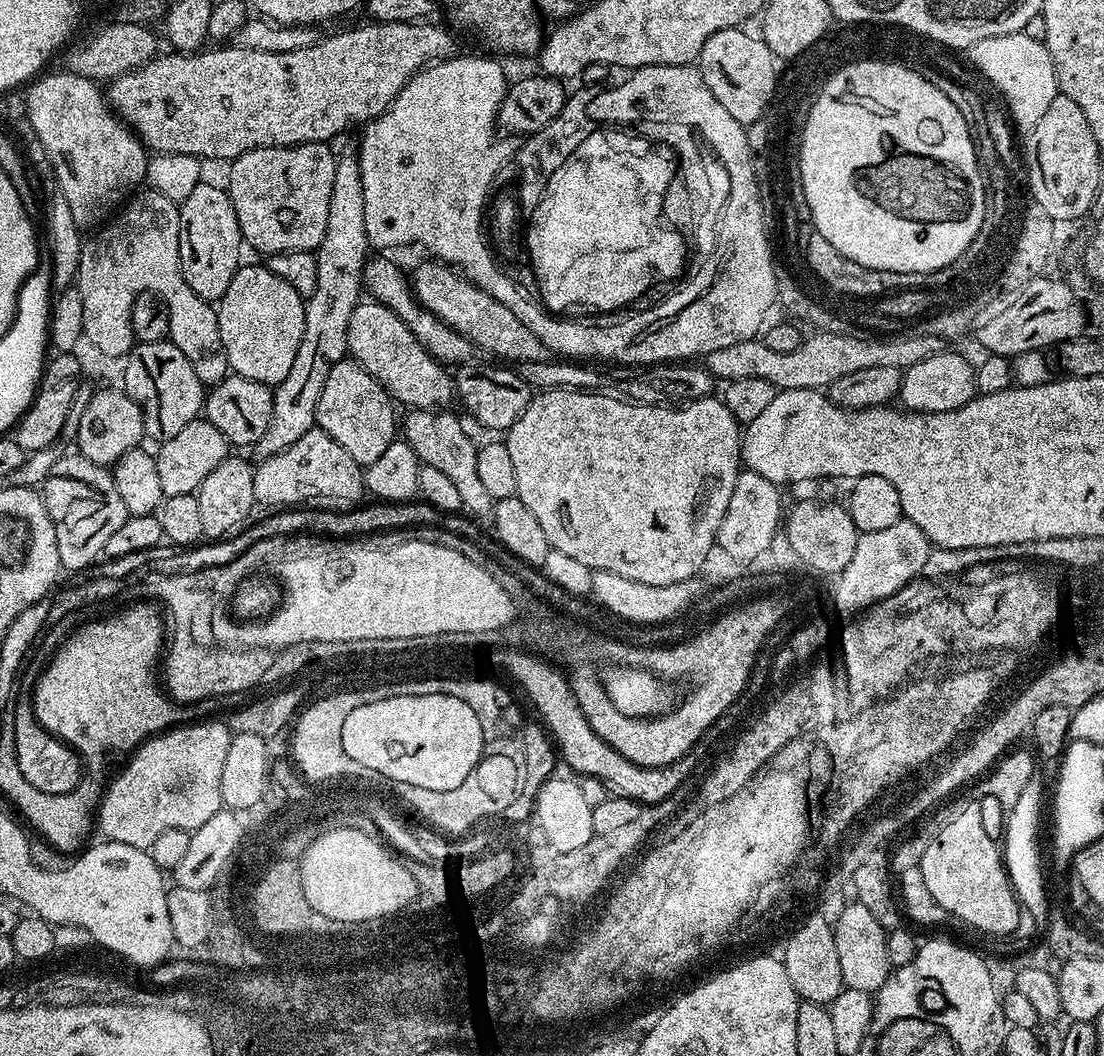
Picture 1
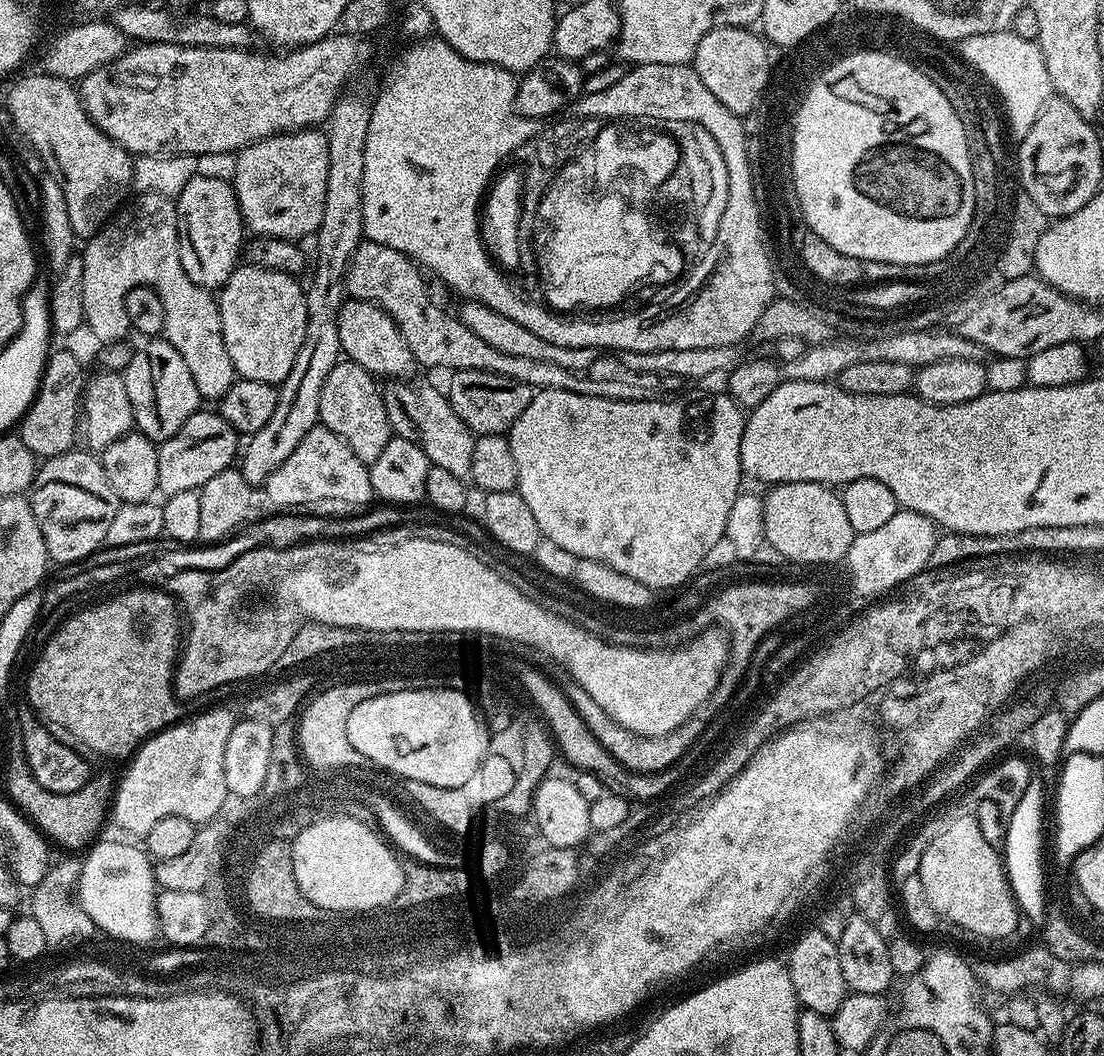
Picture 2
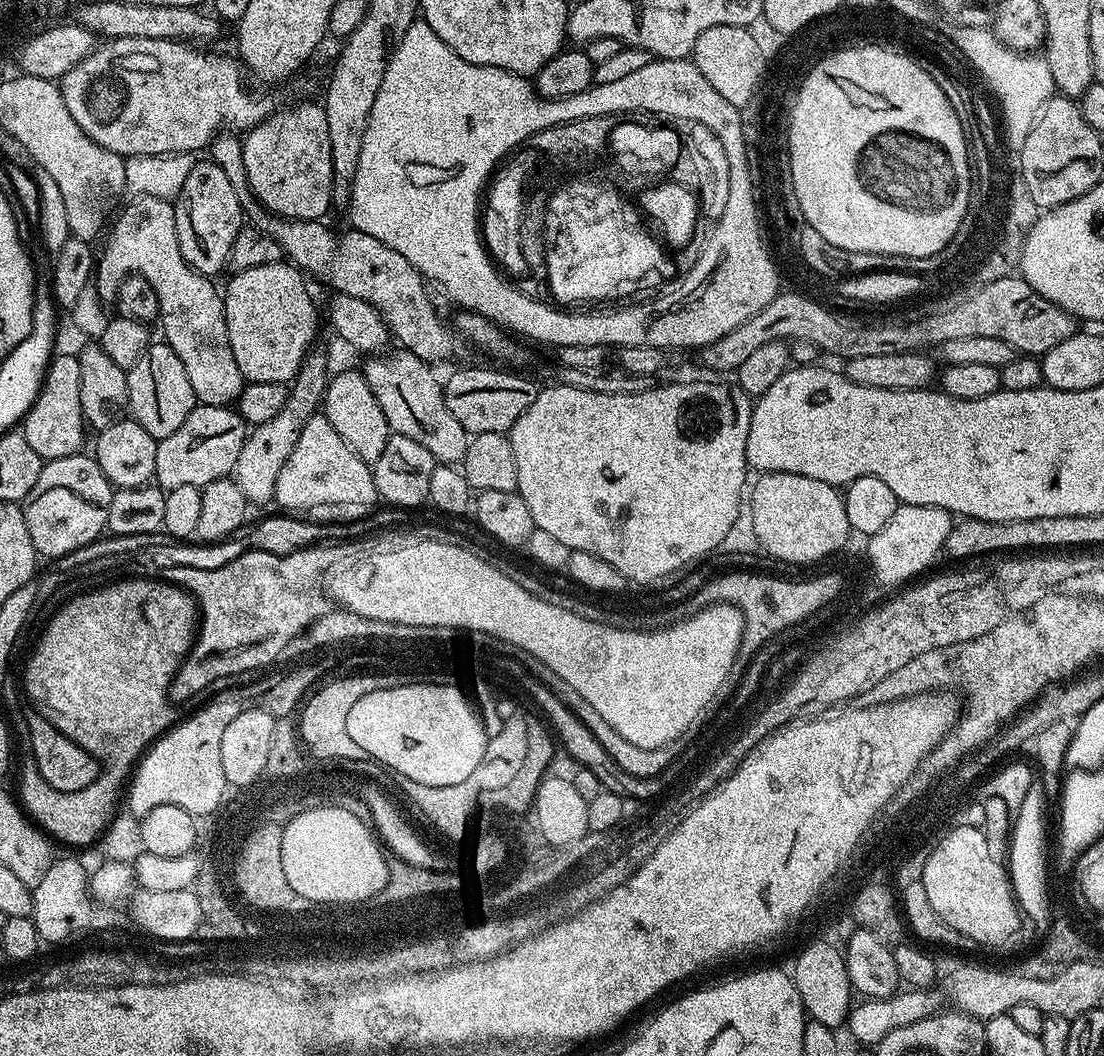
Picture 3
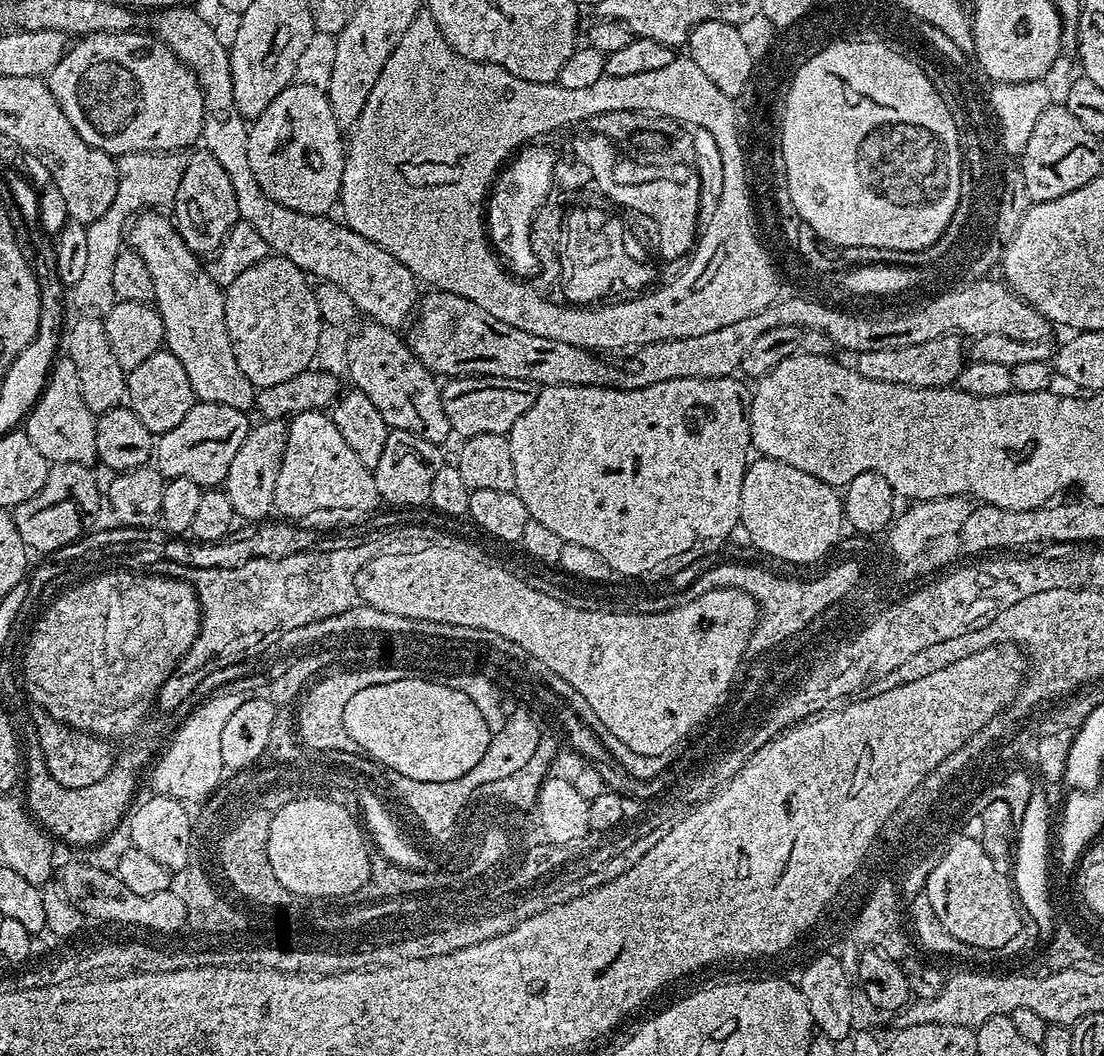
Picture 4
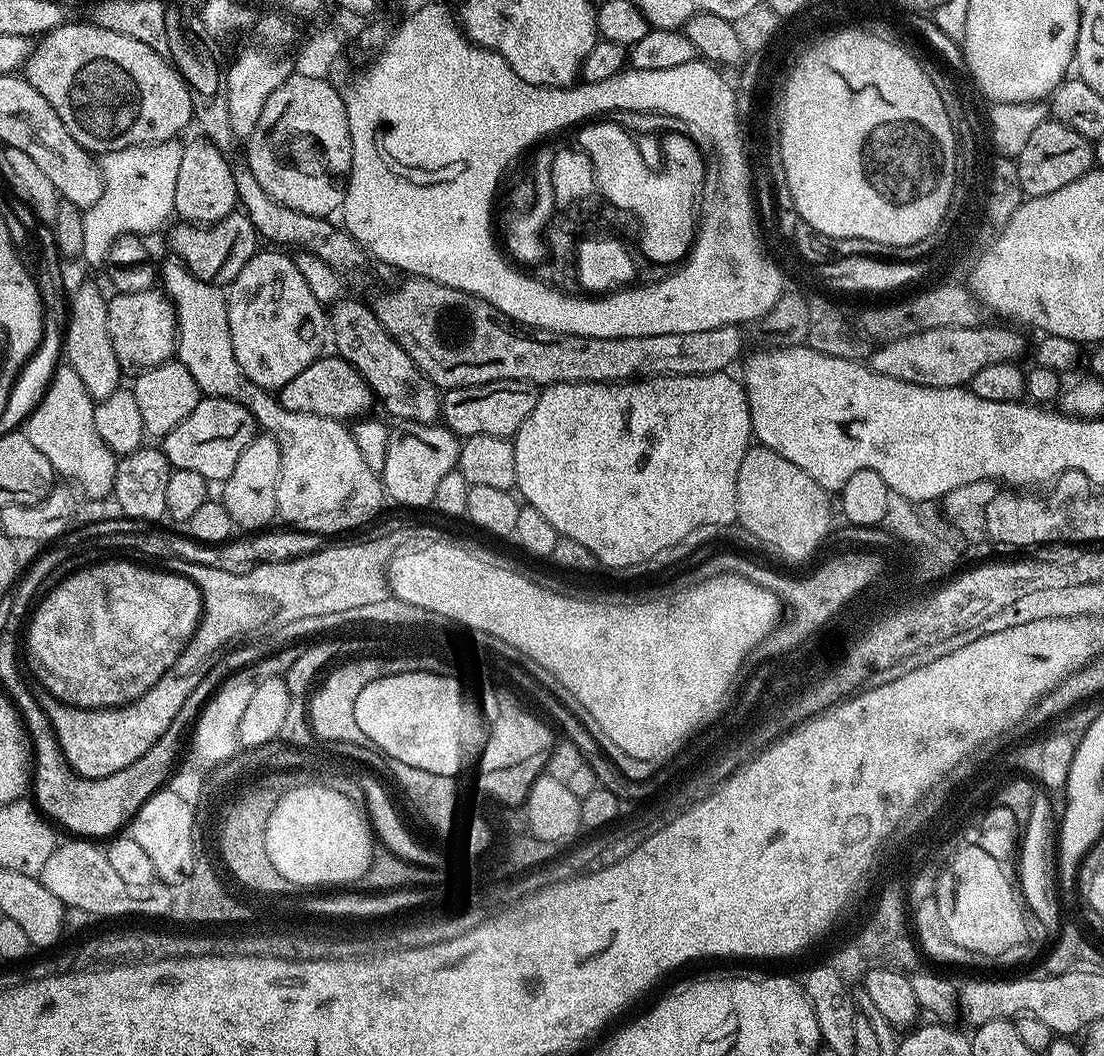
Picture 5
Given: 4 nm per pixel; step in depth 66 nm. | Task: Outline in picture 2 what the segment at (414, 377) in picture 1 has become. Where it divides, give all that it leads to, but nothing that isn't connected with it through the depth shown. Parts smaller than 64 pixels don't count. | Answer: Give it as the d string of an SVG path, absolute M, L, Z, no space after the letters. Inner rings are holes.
M345 299L339 314L338 340L341 353L347 359L358 362L367 372L377 378L408 378L411 372L418 368L414 354L407 345L406 338L399 332L398 326L379 307L370 301Z

